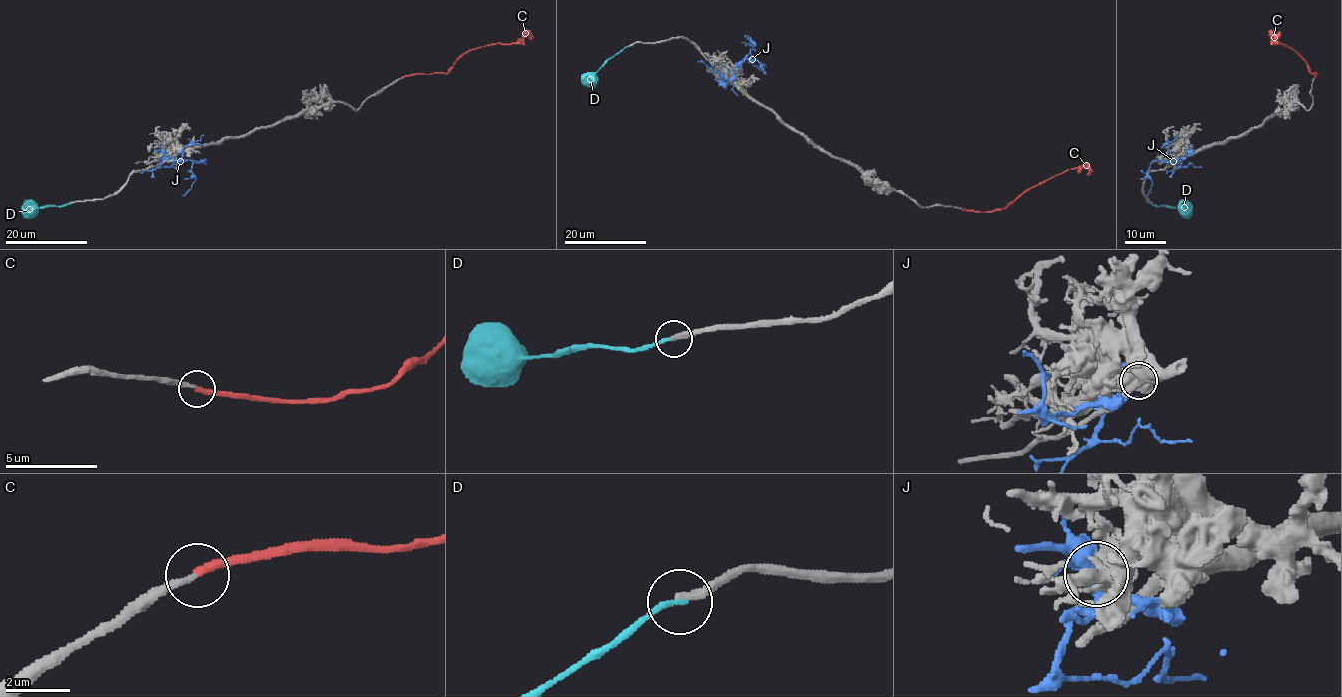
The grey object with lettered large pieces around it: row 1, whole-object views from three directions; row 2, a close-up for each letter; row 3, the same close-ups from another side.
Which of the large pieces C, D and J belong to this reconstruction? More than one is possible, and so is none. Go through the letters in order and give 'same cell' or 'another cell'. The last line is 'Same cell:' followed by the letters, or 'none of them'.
C: same cell
D: another cell
J: another cell
Same cell: C

